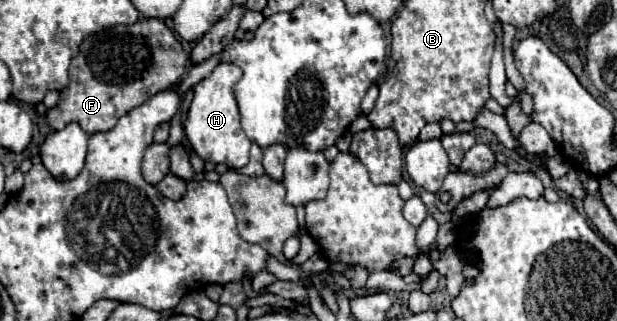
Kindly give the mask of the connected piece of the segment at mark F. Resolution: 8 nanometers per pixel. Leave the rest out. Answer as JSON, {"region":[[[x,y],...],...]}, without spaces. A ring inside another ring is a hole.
{"region":[[[139,18],[135,24],[117,24],[113,28],[107,28],[103,32],[97,32],[93,36],[87,36],[81,46],[79,54],[71,60],[69,66],[69,86],[61,90],[61,100],[57,106],[49,108],[45,114],[45,122],[51,130],[63,130],[69,122],[77,122],[87,134],[107,132],[117,124],[117,114],[123,116],[131,108],[143,104],[151,96],[159,94],[161,90],[173,86],[179,82],[187,66],[187,56],[177,42],[175,34],[165,26],[163,20],[157,18]]]}

